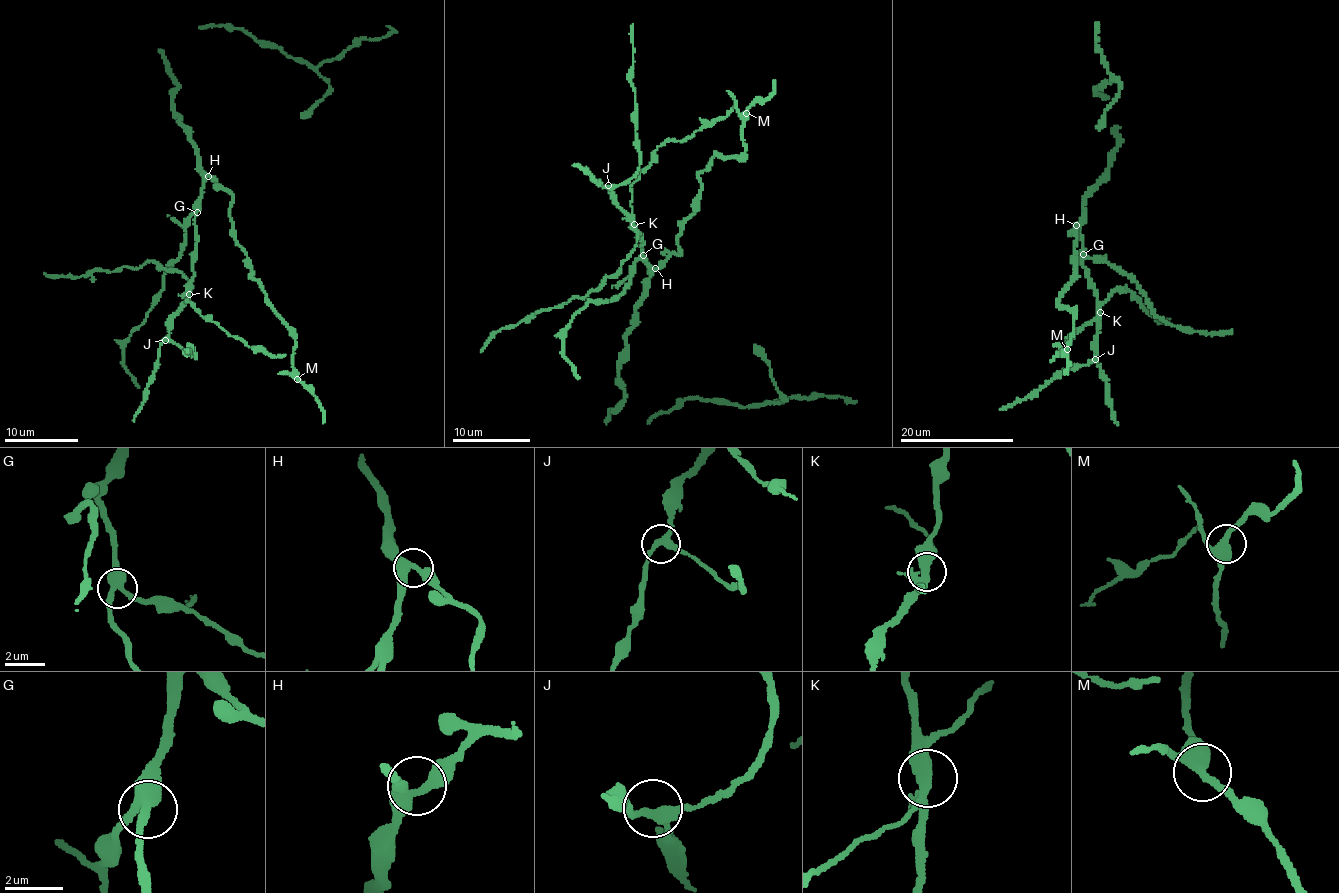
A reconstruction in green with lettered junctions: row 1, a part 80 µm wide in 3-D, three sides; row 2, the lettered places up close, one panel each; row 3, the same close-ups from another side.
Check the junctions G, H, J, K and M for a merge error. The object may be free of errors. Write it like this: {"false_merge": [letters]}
{"false_merge": ["K"]}

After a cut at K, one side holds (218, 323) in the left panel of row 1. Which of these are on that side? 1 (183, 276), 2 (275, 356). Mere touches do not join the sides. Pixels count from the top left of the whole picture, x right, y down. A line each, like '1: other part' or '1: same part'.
1: same part
2: same part

